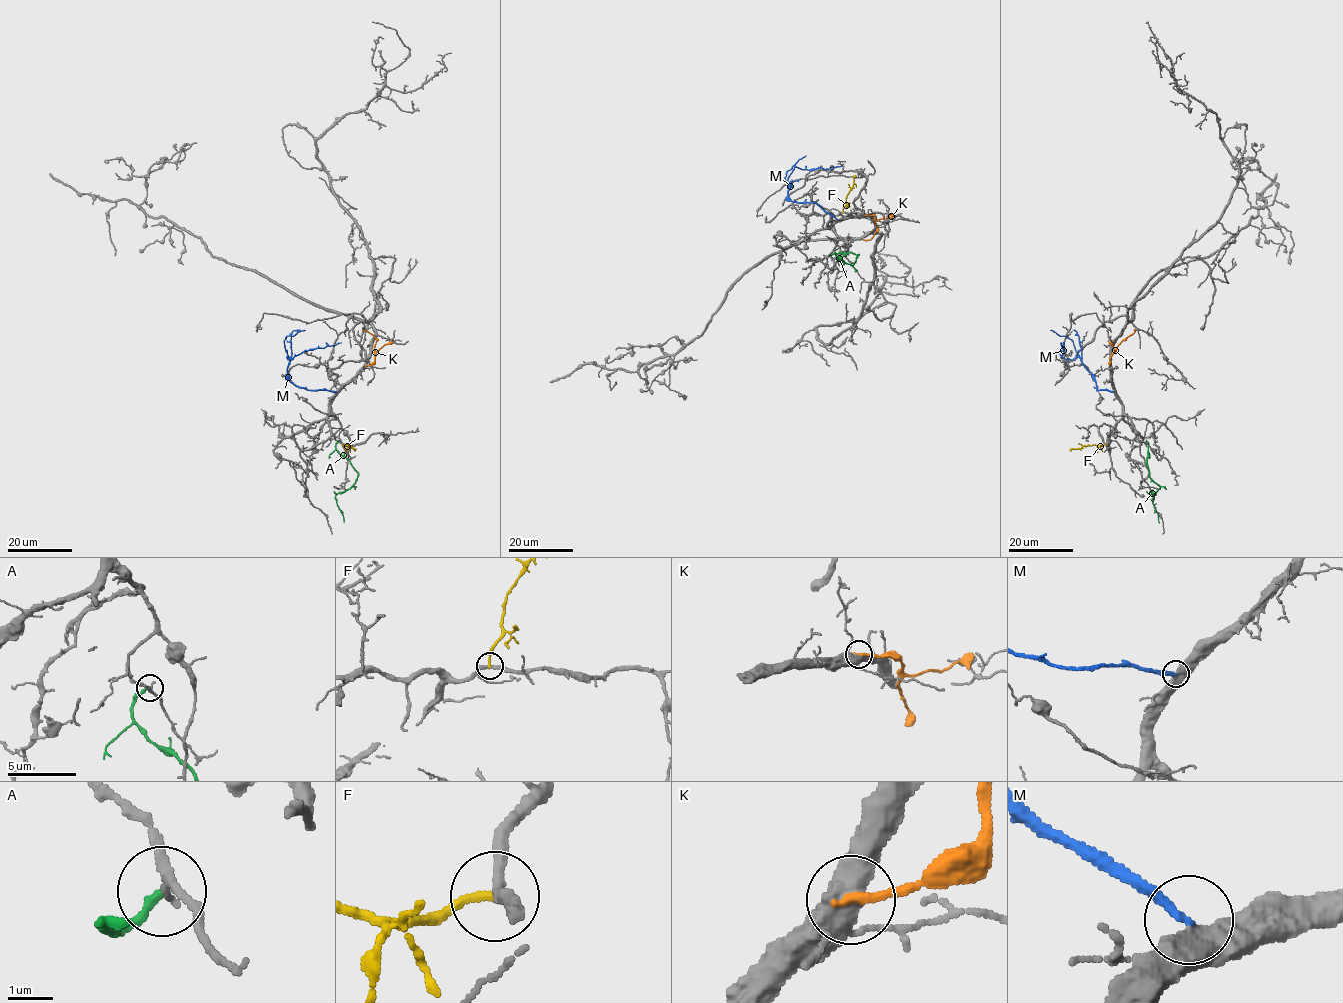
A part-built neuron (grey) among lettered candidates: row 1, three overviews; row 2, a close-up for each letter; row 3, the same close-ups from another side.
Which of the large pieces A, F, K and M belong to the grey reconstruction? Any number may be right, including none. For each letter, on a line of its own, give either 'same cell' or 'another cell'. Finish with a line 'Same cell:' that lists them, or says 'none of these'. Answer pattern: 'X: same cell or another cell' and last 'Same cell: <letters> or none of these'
A: another cell
F: another cell
K: another cell
M: another cell
Same cell: none of these

